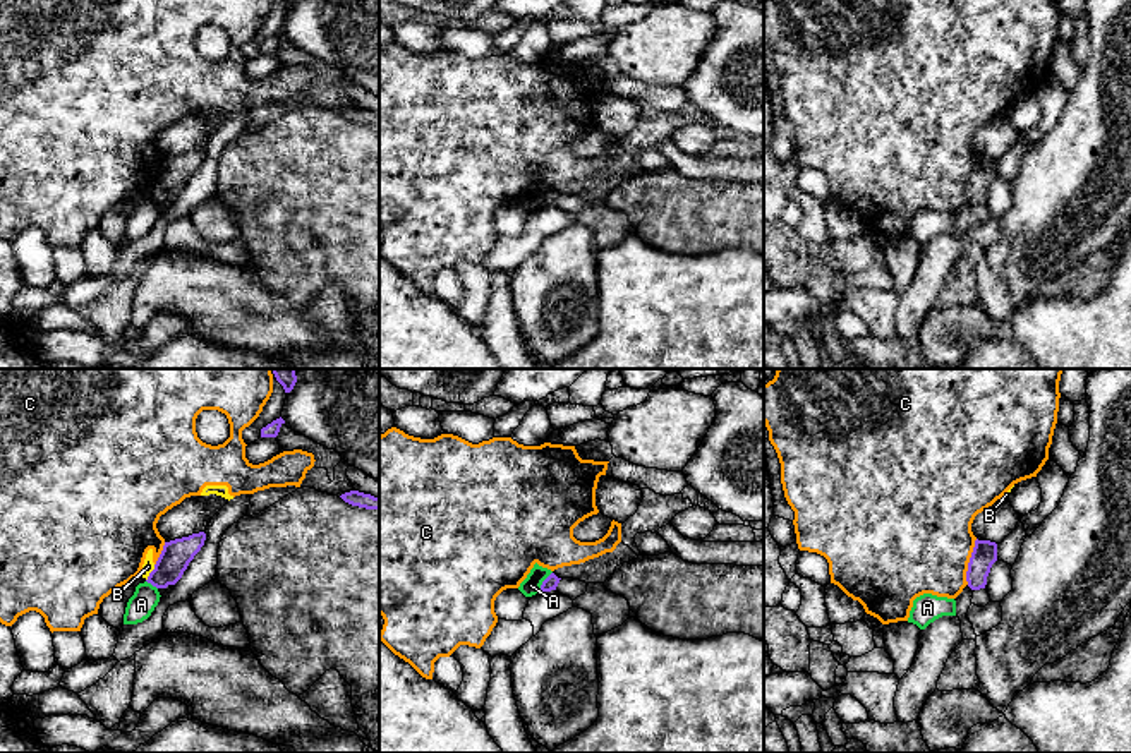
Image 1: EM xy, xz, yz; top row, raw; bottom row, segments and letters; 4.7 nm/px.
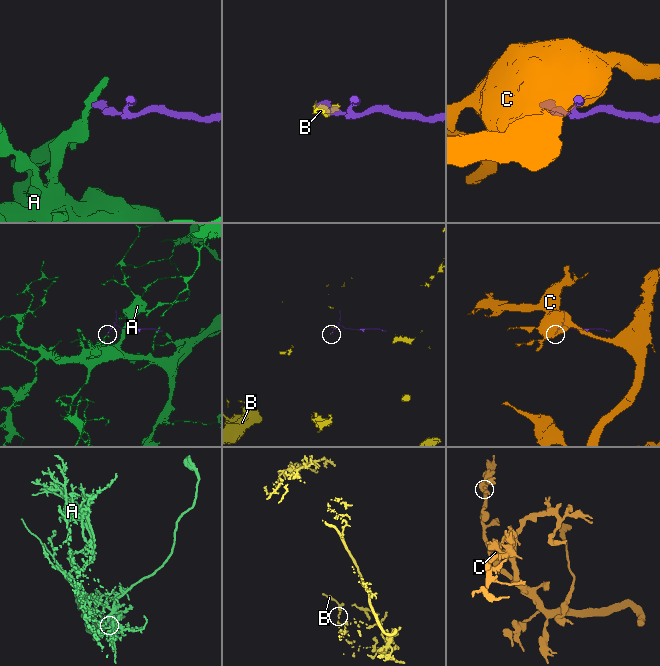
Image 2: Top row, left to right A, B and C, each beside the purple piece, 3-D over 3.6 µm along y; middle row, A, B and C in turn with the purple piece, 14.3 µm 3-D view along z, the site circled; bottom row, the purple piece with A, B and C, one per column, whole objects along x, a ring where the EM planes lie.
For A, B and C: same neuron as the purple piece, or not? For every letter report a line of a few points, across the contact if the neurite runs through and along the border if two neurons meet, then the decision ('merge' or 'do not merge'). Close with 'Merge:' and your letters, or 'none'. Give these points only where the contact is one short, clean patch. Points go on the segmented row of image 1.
A: line xz (551, 572), (539, 590); do not merge
B: do not merge
C: do not merge
Merge: none

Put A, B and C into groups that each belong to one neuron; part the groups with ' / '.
A / B C

